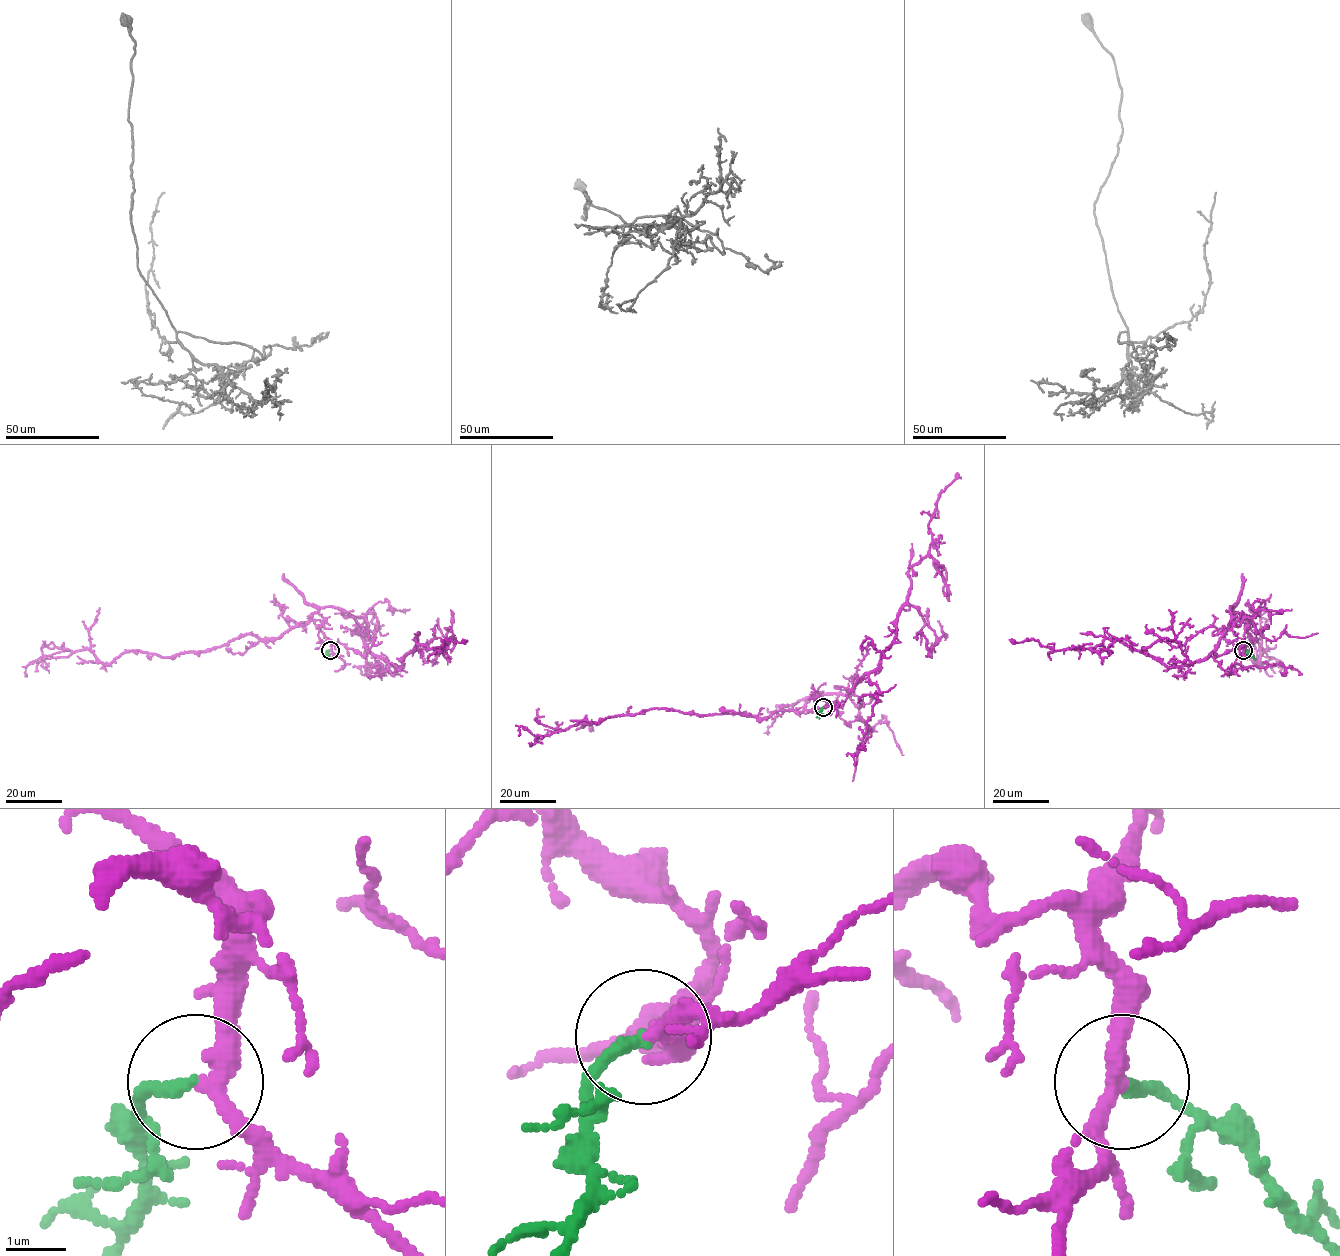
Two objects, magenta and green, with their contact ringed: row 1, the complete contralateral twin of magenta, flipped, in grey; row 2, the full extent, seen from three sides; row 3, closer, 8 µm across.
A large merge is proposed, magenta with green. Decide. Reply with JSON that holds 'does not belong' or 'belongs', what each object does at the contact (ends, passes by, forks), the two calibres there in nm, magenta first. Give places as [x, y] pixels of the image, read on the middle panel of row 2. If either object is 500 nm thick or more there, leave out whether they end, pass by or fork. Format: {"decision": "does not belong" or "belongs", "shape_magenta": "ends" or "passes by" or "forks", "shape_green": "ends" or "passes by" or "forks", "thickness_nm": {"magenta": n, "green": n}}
{"decision": "belongs", "shape_magenta": "passes by", "shape_green": "ends", "thickness_nm": {"magenta": 280, "green": 200}}

